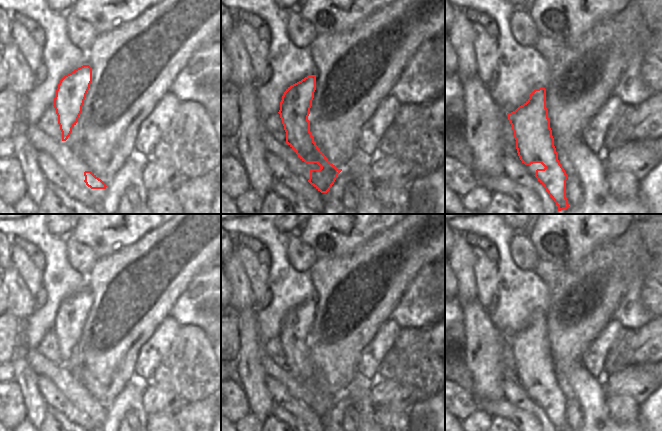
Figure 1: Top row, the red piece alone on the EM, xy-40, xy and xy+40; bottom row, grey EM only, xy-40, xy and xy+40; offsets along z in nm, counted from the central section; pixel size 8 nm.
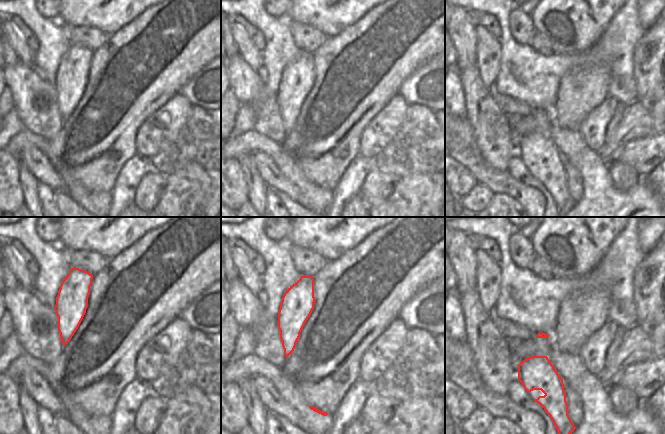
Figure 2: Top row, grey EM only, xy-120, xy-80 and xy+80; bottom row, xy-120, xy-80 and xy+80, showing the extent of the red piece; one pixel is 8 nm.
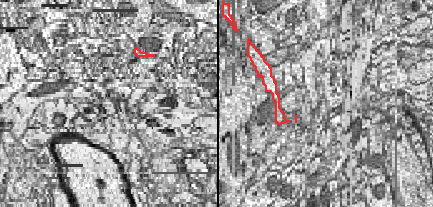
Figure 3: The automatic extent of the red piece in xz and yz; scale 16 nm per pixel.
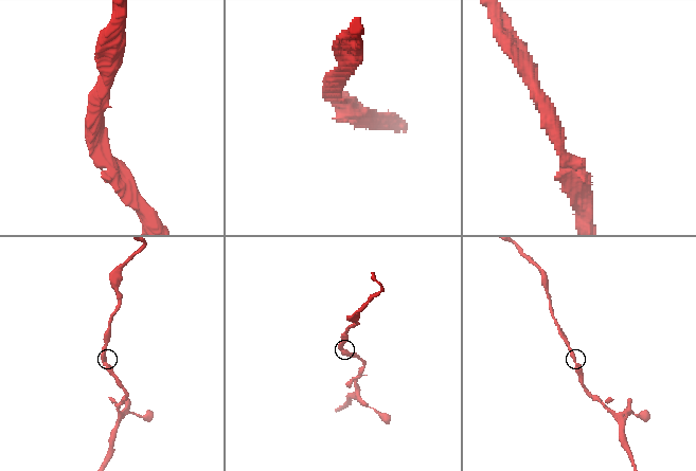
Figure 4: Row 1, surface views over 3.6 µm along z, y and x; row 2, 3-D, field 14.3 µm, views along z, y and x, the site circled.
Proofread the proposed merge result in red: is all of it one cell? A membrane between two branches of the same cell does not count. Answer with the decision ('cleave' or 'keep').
keep

